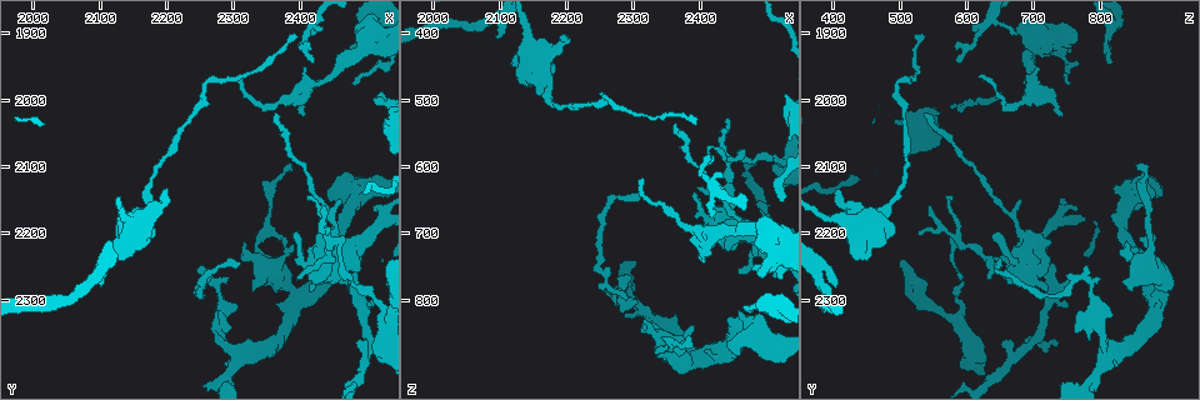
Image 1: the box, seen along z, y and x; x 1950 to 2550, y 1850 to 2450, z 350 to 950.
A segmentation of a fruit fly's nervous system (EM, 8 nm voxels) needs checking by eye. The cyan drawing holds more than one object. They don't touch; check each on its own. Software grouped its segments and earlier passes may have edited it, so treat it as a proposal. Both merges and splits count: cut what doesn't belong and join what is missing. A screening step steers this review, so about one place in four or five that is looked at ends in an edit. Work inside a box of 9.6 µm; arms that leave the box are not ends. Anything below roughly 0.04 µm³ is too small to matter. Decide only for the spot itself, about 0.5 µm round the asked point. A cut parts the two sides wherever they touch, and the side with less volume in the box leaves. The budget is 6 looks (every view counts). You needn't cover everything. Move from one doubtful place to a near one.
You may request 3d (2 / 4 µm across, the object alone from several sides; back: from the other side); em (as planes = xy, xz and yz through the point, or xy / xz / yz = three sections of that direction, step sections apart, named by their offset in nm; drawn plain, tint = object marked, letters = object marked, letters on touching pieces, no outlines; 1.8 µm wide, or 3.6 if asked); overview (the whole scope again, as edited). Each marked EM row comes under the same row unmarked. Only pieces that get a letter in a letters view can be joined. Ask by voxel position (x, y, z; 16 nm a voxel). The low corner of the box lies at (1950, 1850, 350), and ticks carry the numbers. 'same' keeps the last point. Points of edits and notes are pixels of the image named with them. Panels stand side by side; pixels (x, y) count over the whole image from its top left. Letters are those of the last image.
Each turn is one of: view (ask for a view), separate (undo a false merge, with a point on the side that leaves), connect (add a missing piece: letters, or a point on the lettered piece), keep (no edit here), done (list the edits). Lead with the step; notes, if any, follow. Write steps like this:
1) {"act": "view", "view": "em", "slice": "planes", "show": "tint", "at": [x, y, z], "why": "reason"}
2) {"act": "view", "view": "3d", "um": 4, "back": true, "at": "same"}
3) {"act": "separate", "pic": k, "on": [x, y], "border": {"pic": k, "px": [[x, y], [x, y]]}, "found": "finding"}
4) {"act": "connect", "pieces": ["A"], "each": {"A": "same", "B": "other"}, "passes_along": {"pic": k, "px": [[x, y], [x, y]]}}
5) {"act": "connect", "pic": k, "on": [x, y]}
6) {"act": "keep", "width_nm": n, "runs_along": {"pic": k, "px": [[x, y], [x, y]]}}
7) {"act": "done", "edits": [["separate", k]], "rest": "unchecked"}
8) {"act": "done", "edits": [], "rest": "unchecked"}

{"act": "view", "view": "3d", "um": 2, "back": true, "at": [2505, 2370, 690], "why": "two arms in line, one across"}

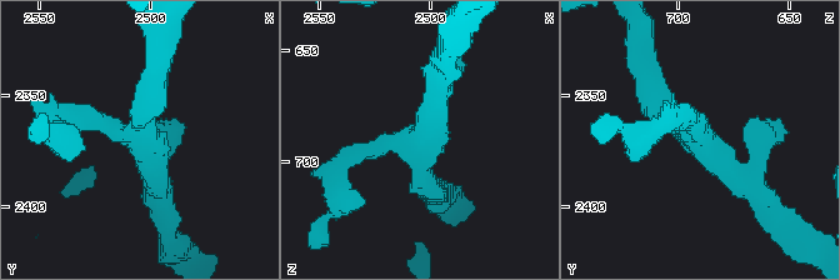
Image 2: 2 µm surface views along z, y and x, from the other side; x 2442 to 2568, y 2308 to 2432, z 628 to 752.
{"act": "view", "view": "em", "slice": "planes", "show": "letters", "at": [2504, 2367, 693], "why": "now the EM"}

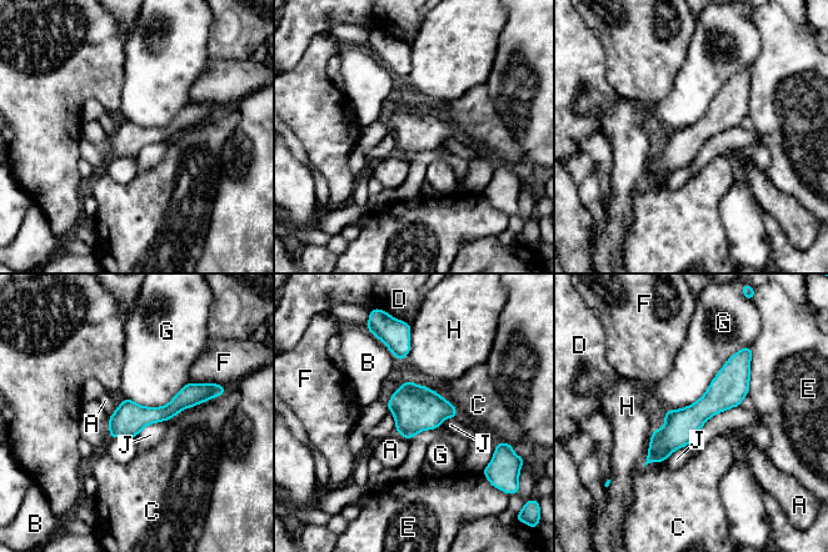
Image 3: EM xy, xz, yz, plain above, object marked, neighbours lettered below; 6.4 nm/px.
{"act": "keep", "each": {"A": "other", "B": "other", "C": "other", "D": "other", "E": "other", "F": "other", "G": "other", "H": "other", "J": "other"}, "runs_along": {"pic": 3, "px": [[742, 356], [733, 379], [649, 458]]}, "found": "one cell here"}

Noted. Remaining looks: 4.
{"act": "view", "view": "em", "um": 3.6, "slice": "xy", "step": 4, "show": "letters", "at": [2105, 2280, 405], "why": "an open end"}

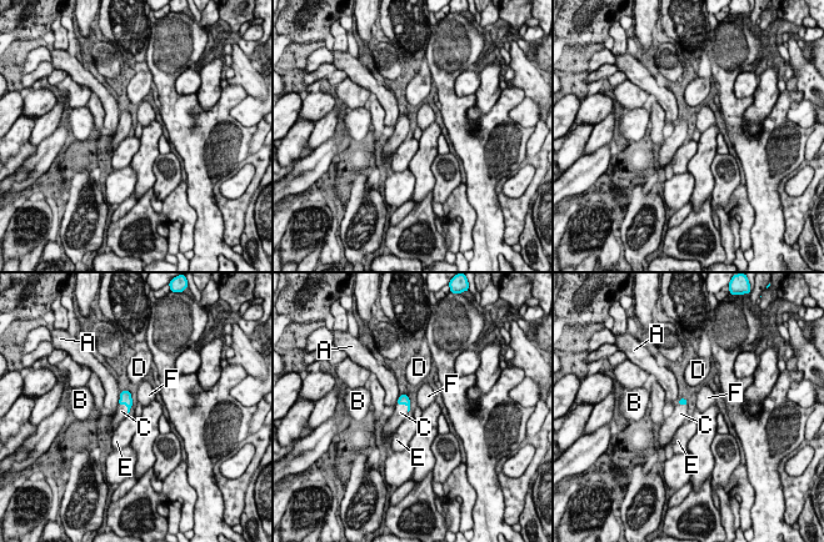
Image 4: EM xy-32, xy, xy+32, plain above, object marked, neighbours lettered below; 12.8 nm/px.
{"act": "view", "view": "em", "um": 3.6, "slice": "planes", "show": "letters", "at": "same"}

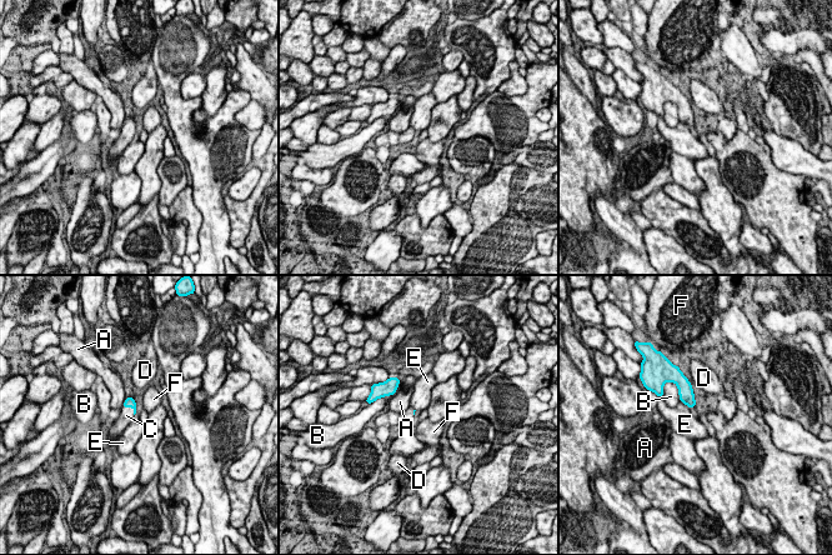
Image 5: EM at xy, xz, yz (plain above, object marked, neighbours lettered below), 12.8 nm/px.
{"act": "connect", "pieces": ["C"], "longest_contact_nm": ["B", 300], "each": {"A": "other", "B": "other", "C": "same", "D": "other", "E": "other", "F": "other"}, "found": "it goes on there"}

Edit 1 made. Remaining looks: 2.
{"act": "done", "edits": [["connect", 5]], "rest": "unchecked"}

